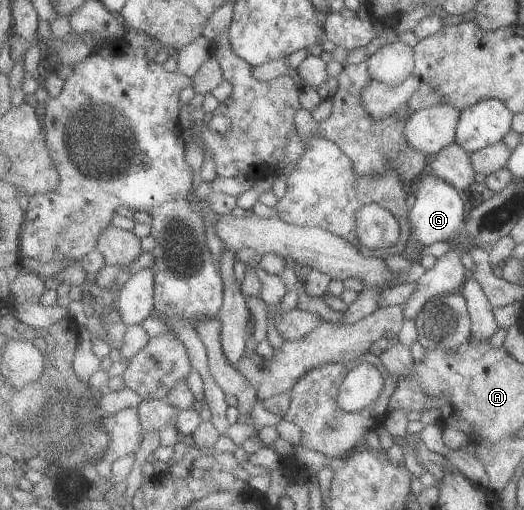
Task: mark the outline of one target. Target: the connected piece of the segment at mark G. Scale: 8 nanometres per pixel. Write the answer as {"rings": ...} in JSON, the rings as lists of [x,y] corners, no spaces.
{"rings":[[[422,173],[409,187],[409,191],[416,197],[409,214],[411,237],[419,244],[428,247],[428,245],[434,245],[440,241],[448,242],[461,234],[467,235],[465,232],[466,207],[460,197],[460,191],[452,184],[442,181],[433,173],[426,176]]]}

